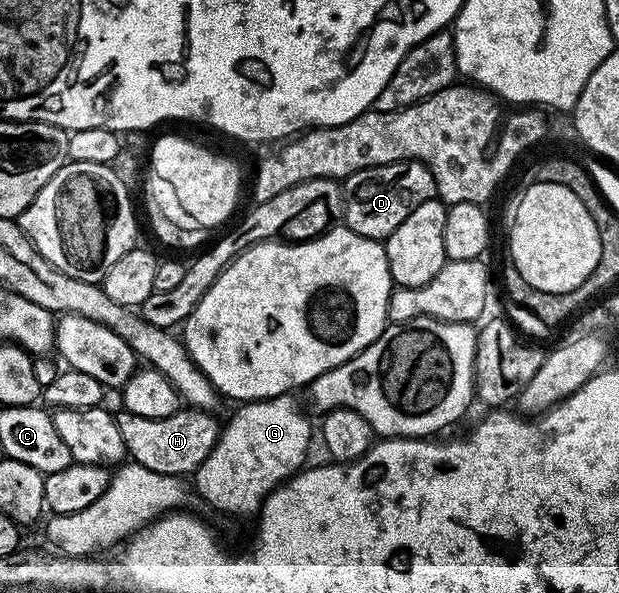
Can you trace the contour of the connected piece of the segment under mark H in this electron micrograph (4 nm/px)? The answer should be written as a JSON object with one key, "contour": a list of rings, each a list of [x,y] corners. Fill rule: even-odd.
{"contour":[[[123,409],[115,412],[118,433],[126,445],[128,455],[140,466],[154,470],[156,473],[179,477],[191,476],[210,457],[210,449],[220,439],[221,424],[212,420],[207,411],[181,409],[170,417],[138,417]]]}

